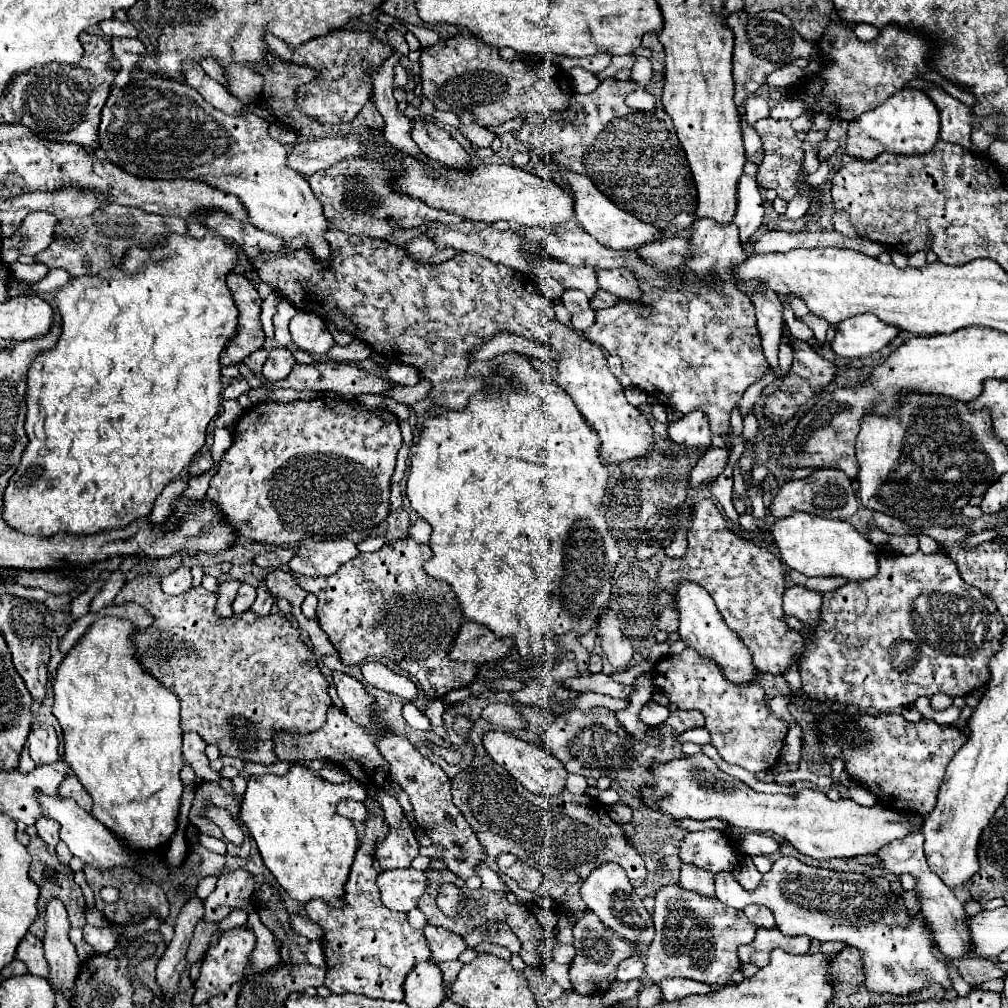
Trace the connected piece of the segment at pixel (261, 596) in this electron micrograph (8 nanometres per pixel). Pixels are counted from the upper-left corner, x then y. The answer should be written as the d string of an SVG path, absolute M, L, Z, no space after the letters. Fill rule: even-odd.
M258 589L258 597L252 605L252 609L258 613L258 615L268 615L272 611L272 605L274 605L274 597L266 591L266 589Z

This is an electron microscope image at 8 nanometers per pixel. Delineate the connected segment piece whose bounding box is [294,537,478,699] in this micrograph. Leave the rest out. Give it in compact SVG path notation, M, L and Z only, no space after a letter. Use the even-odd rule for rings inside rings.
M412 537L386 543L374 553L358 553L328 577L294 575L296 583L318 597L318 623L336 647L340 659L358 665L370 657L390 657L420 681L426 697L440 699L452 689L470 685L478 665L452 663L448 649L462 625L462 611L454 591L424 573L430 547Z

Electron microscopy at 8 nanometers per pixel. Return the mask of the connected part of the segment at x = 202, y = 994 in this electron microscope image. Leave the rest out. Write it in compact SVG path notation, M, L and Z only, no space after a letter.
M234 927L230 931L224 931L218 939L218 943L214 947L210 947L202 959L202 967L200 967L200 977L194 983L196 991L194 991L194 1005L196 1003L206 1003L210 997L218 995L224 991L228 991L234 983L246 979L246 967L250 967L252 959L252 951L256 945L256 935L252 929L248 927Z

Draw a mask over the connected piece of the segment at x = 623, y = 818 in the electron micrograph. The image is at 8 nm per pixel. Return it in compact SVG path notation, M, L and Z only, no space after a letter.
M618 801L616 805L610 807L610 817L616 821L616 823L628 823L632 819L632 811L622 803Z

